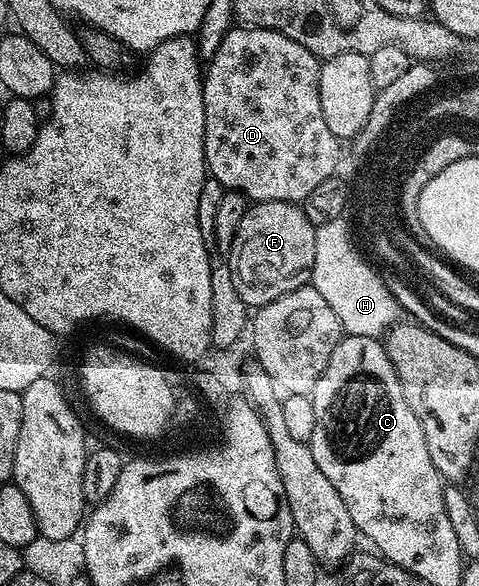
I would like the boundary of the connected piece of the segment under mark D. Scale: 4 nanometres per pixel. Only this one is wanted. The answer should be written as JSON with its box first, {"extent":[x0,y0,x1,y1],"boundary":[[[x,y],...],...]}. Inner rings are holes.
{"extent":[203,26,341,204],"boundary":[[[244,26],[232,28],[221,40],[220,47],[205,66],[203,75],[203,99],[205,100],[205,160],[207,173],[223,185],[224,190],[241,192],[252,203],[257,202],[294,202],[302,204],[305,196],[317,188],[324,180],[336,177],[339,166],[339,146],[341,140],[329,132],[329,124],[325,124],[325,112],[321,112],[321,88],[319,87],[319,68],[321,62],[309,48],[301,48],[297,40],[289,40],[289,36],[281,36],[281,32],[266,30],[260,26]]]}

